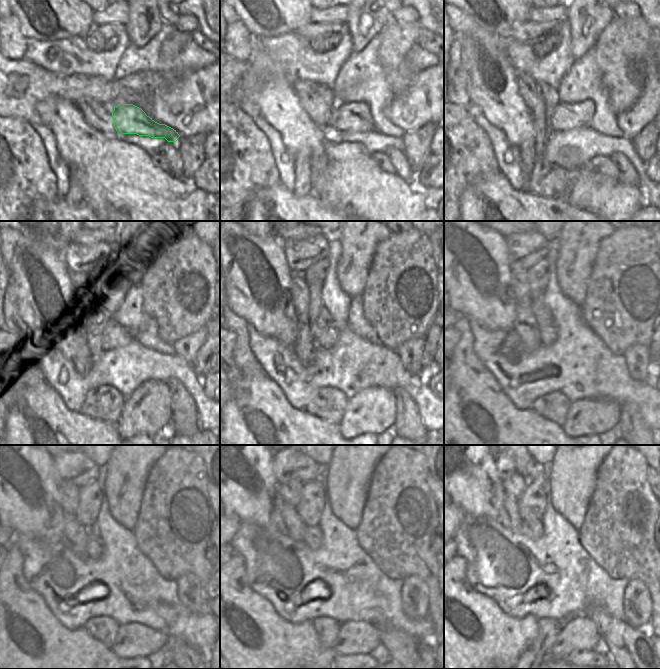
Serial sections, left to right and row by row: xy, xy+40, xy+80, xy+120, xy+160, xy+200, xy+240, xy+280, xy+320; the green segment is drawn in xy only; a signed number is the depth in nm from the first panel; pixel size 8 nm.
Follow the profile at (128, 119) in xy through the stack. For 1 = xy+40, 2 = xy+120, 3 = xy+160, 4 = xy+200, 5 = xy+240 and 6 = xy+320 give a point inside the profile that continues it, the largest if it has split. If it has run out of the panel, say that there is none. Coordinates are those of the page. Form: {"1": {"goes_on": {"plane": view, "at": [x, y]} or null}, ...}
{"1": {"goes_on": {"plane": "xy+40", "at": [354, 117]}}, "2": {"goes_on": {"plane": "xy+120", "at": [112, 335]}}, "3": {"goes_on": {"plane": "xy+160", "at": [324, 331]}}, "4": {"goes_on": {"plane": "xy+200", "at": [548, 331]}}, "5": {"goes_on": {"plane": "xy+240", "at": [94, 545]}}, "6": {"goes_on": {"plane": "xy+320", "at": [533, 529]}}}

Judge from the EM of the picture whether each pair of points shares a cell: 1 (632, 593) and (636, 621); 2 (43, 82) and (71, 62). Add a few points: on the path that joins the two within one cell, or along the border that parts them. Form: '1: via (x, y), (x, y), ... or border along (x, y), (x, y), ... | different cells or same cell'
1: via (636, 600), (636, 614) | same cell
2: border along (34, 63), (49, 71), (65, 75), (79, 74) | different cells

